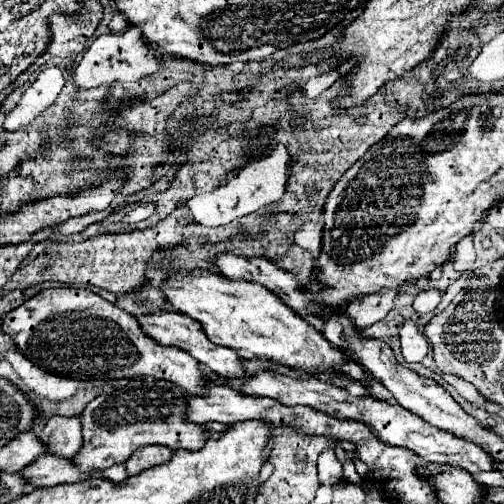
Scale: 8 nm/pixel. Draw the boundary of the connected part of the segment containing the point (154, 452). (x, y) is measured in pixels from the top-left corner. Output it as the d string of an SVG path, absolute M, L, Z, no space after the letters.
M150 445L150 447L138 449L126 461L126 471L128 471L128 475L138 475L144 469L168 463L172 459L172 455L174 455L174 451L168 449L168 447L164 447L164 445Z

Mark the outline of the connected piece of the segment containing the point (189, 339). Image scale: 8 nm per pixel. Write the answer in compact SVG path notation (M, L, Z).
M156 311L156 313L148 313L148 315L138 315L136 317L142 331L152 337L154 341L158 341L160 345L174 345L174 347L180 347L184 351L188 351L192 357L196 357L202 365L206 365L208 369L212 369L214 373L222 375L222 377L244 377L246 375L246 367L244 367L244 359L238 355L238 351L230 349L230 347L224 347L224 345L214 345L202 325L194 319L190 319L188 315L182 315L178 311Z

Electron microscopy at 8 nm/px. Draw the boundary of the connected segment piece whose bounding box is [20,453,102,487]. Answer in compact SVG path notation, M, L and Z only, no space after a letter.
M44 453L32 465L22 469L20 475L36 487L54 487L60 483L86 481L88 477L102 475L102 471L84 473L84 471L76 469L74 461L70 461L66 457L56 457L54 453Z

